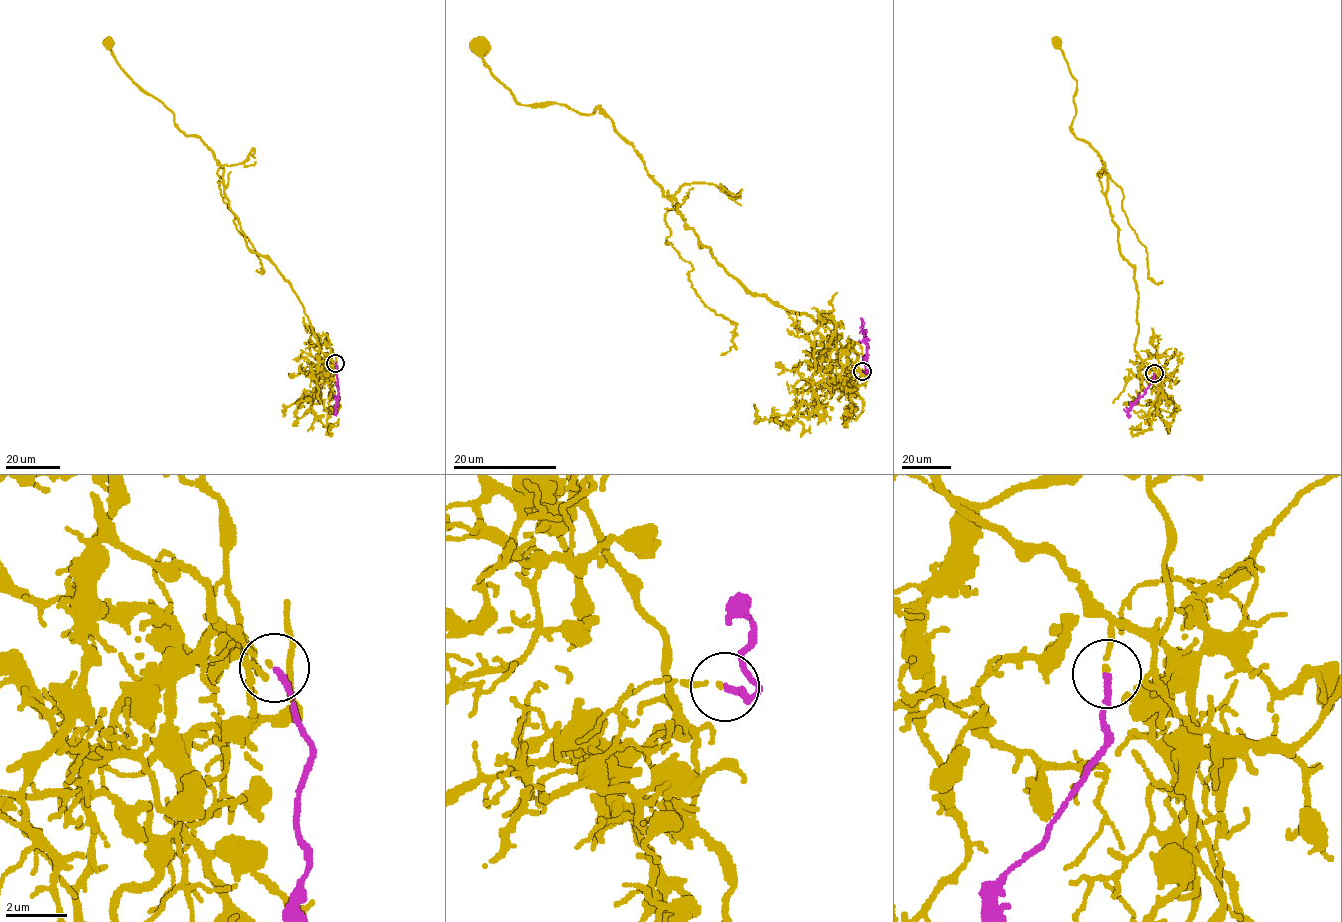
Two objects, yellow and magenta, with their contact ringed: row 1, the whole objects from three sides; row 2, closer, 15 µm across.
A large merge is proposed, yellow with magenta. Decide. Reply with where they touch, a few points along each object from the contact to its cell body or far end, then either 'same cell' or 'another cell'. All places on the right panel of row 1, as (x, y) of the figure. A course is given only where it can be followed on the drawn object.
(1154, 373) | yellow via (1154, 373), (1135, 350), (1135, 270), (1119, 252), (1102, 159), (1072, 131), (1077, 82), (1057, 41) | magenta via (1154, 374), (1144, 393), (1128, 411), (1129, 418) | same cell

